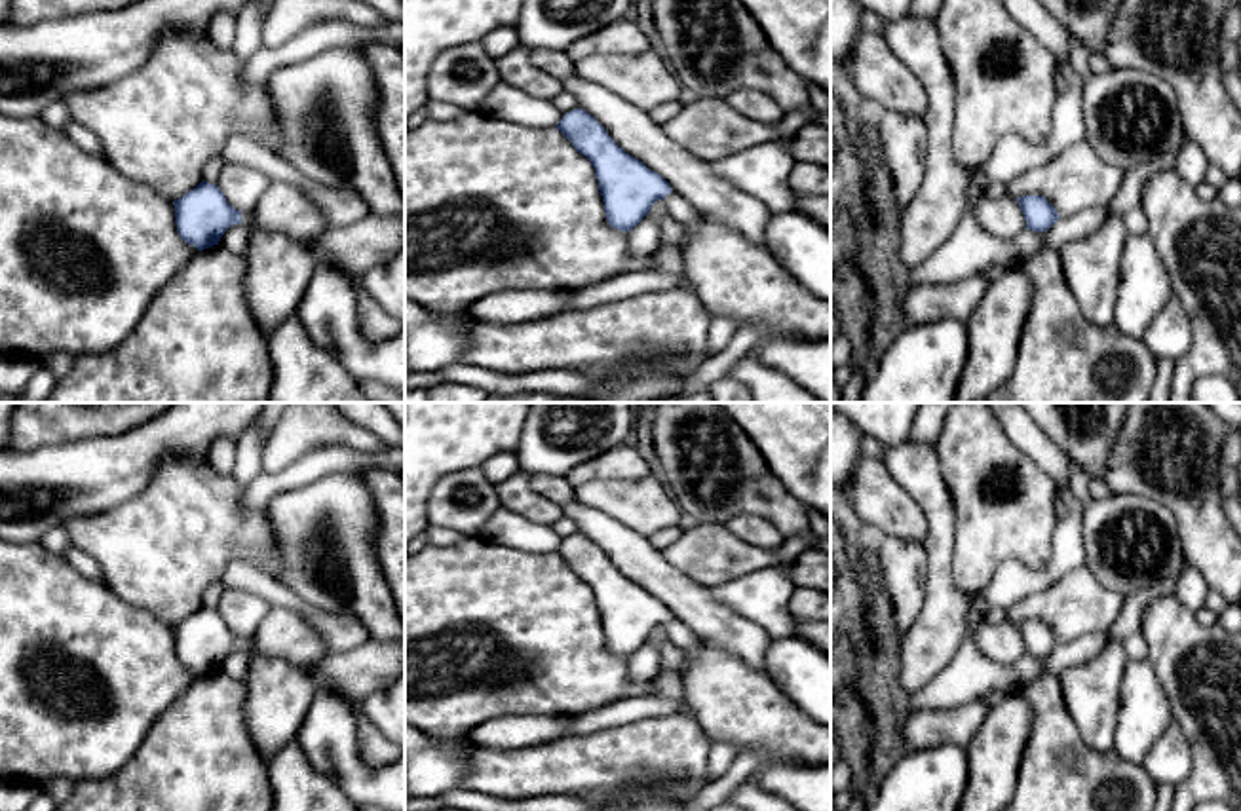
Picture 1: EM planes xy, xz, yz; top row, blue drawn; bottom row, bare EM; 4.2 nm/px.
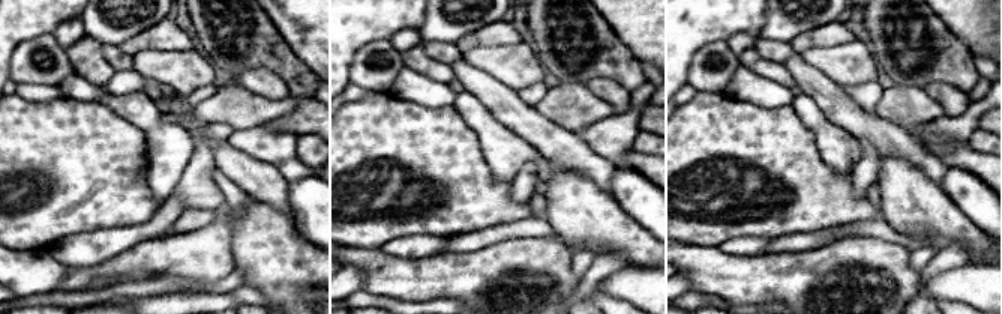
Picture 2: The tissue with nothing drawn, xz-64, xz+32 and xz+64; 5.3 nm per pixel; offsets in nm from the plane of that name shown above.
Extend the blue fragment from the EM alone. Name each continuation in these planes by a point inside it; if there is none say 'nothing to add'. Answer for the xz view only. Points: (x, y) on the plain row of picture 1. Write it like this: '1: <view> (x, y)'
1: xz (681, 637)

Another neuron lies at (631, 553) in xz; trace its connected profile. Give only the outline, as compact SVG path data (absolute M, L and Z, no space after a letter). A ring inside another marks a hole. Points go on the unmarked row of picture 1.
M578 500L568 501L563 511L574 520L578 534L591 539L620 574L661 600L673 617L701 642L768 672L766 651L772 636L758 623L716 600L711 587L671 566L663 553L650 543L650 538Z

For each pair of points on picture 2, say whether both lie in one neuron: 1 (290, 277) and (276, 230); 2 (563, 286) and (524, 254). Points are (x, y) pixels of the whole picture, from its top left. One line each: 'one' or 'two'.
1: one
2: one

